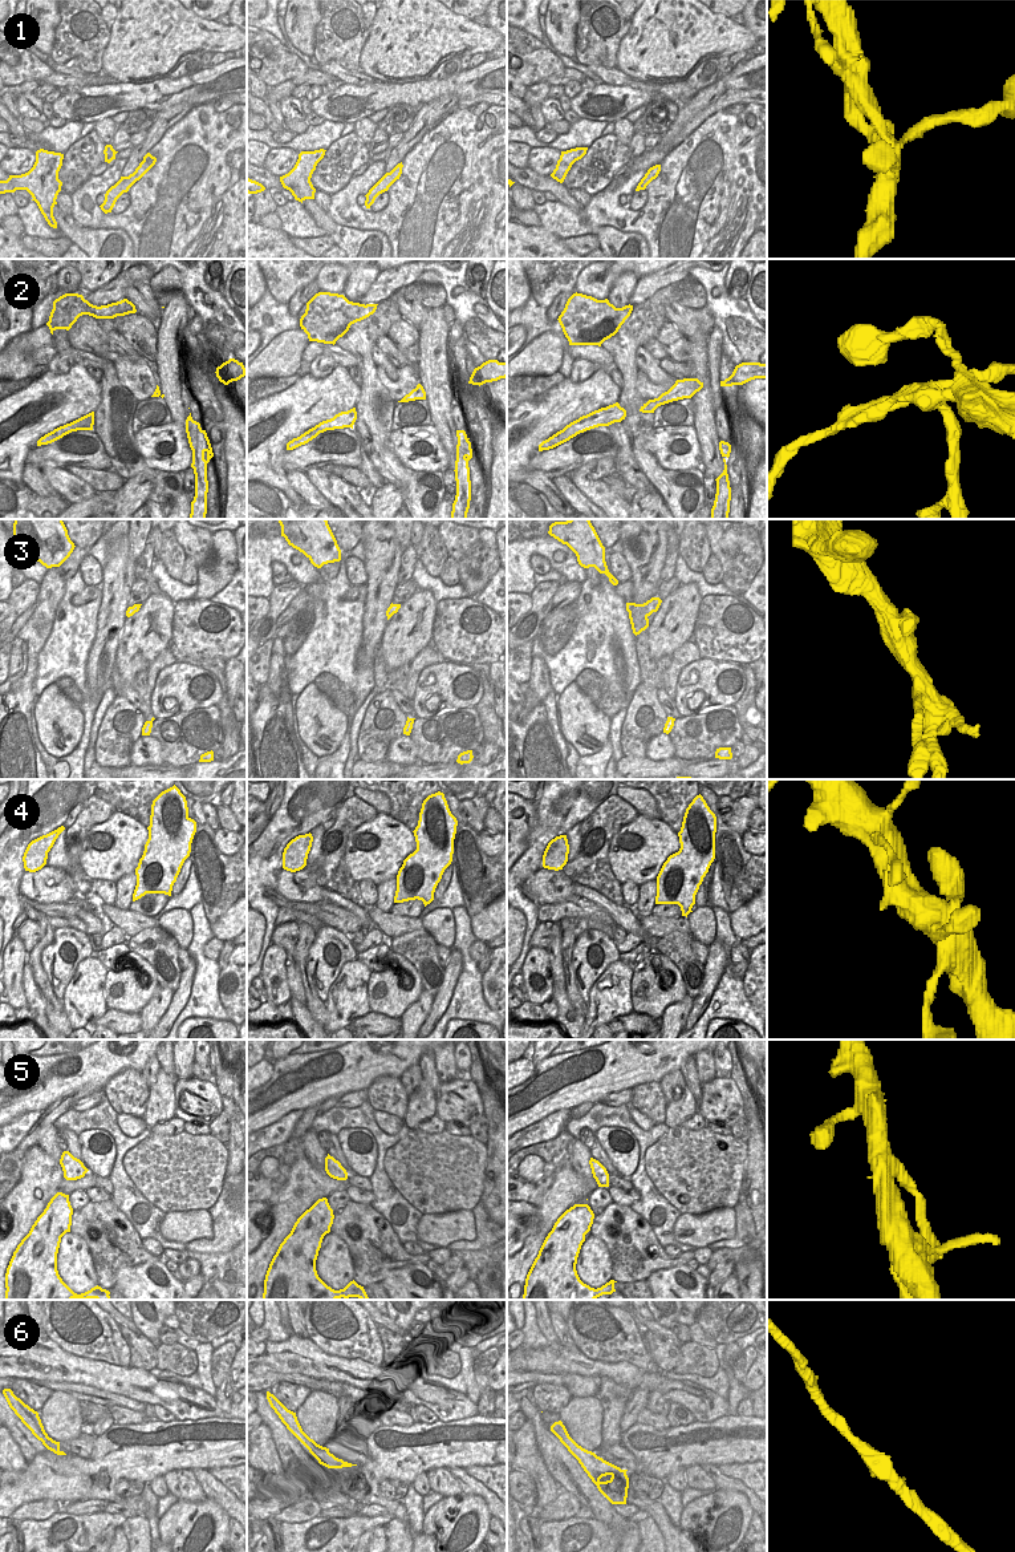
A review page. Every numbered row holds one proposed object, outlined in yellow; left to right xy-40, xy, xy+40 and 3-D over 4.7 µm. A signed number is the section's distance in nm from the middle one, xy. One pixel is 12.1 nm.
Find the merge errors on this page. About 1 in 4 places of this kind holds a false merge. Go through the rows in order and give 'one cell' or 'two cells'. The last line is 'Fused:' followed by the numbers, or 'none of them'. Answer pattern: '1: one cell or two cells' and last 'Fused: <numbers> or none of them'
1: one cell
2: two cells
3: one cell
4: one cell
5: one cell
6: one cell
Fused: 2

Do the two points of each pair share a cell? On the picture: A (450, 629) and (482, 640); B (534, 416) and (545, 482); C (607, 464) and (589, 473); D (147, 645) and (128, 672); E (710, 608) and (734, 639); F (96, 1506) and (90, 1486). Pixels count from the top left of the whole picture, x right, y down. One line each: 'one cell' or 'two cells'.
A: one cell
B: one cell
C: one cell
D: one cell
E: one cell
F: two cells

